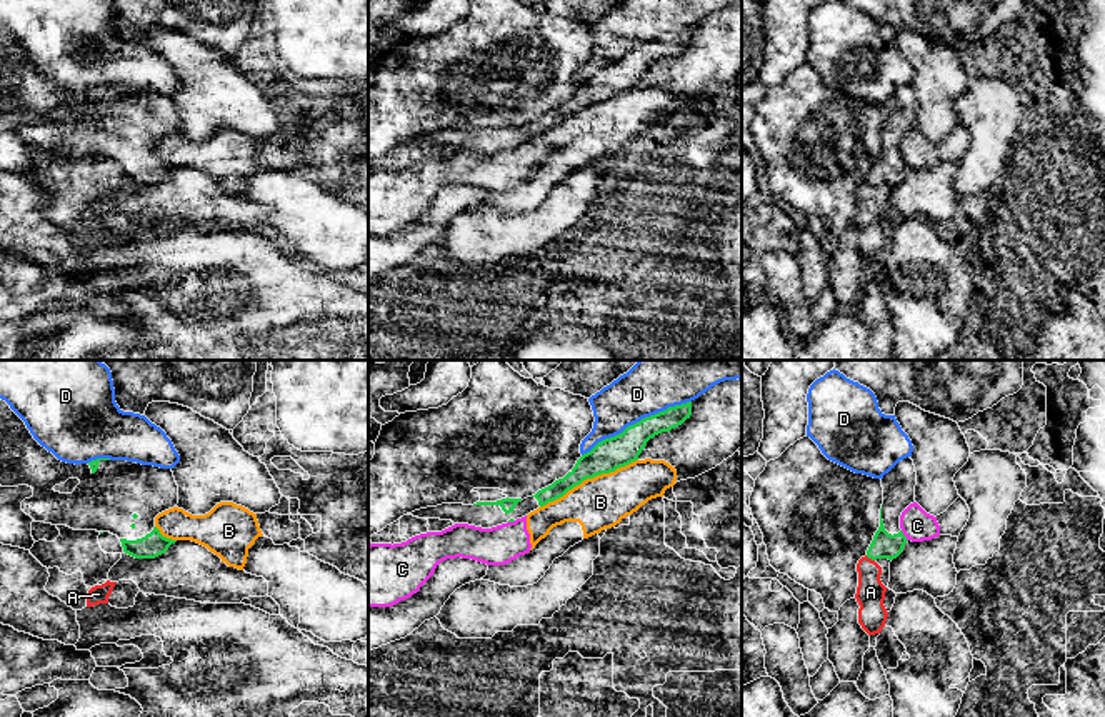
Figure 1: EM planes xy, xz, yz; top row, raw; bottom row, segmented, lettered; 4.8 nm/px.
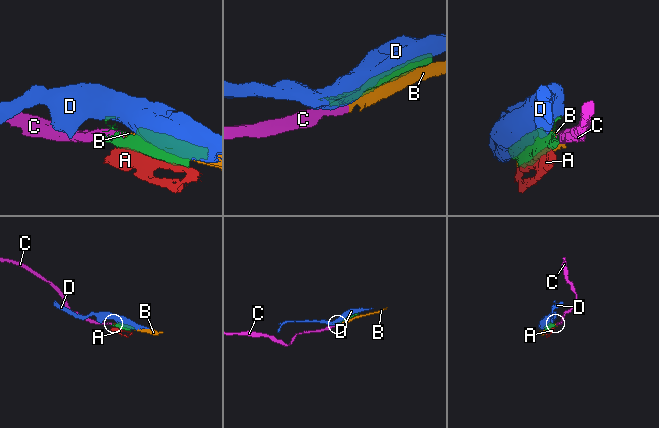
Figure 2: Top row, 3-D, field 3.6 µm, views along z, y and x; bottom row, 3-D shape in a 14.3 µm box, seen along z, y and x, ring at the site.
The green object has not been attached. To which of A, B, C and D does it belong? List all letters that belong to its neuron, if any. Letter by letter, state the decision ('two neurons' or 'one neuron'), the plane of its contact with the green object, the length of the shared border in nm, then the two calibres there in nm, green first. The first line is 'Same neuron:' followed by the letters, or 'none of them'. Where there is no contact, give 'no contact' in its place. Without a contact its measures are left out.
Same neuron: none of them
A: two neurons; meets green in yz; contact 50 nm long; 130 nm thick on the green side, 140 nm on the other
B: two neurons; meets green in xz; contact 550 nm long; 160 nm thick on the green side, 260 nm on the other
C: two neurons; meets green in yz; contact 70 nm long; 130 nm thick on the green side, 160 nm on the other
D: two neurons; meets green in xz; contact 600 nm long; 160 nm thick on the green side, 280 nm on the other

